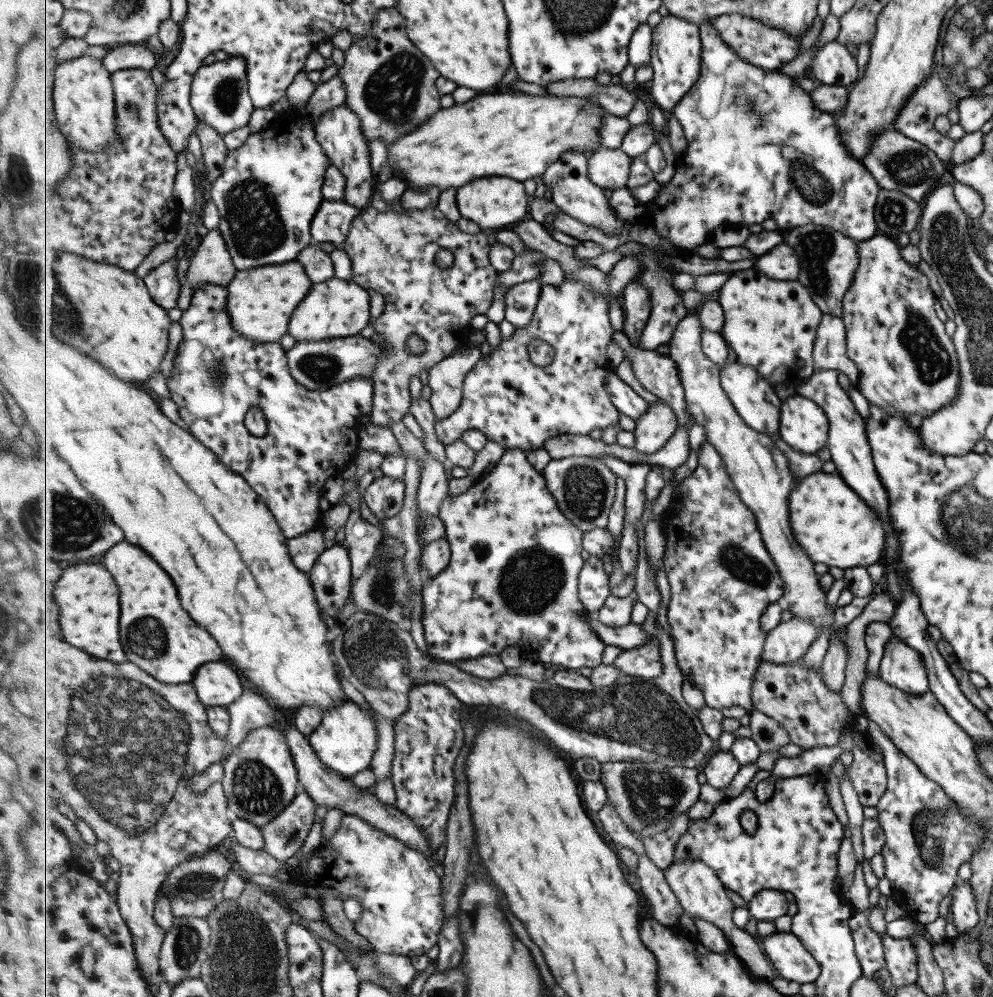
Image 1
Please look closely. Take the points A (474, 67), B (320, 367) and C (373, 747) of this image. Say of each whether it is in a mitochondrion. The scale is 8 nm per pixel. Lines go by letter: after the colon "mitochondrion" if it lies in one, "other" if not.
A: other
B: mitochondrion
C: other

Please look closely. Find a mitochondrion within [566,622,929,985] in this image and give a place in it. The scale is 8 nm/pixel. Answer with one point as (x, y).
(653, 794)

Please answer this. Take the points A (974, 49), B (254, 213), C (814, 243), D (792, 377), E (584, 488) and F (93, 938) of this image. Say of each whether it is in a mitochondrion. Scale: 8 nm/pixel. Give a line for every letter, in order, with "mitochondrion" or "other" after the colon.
A: mitochondrion
B: mitochondrion
C: mitochondrion
D: other
E: mitochondrion
F: other

